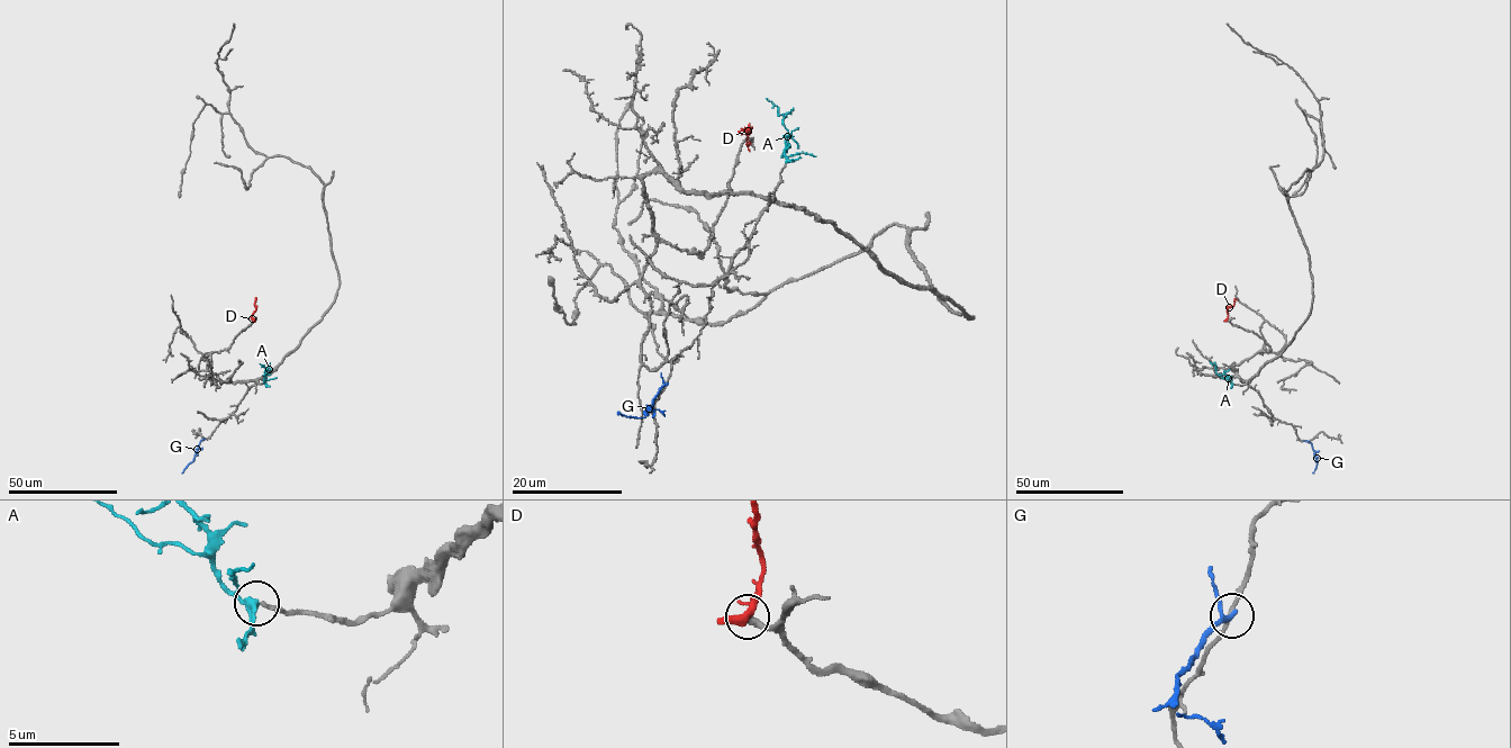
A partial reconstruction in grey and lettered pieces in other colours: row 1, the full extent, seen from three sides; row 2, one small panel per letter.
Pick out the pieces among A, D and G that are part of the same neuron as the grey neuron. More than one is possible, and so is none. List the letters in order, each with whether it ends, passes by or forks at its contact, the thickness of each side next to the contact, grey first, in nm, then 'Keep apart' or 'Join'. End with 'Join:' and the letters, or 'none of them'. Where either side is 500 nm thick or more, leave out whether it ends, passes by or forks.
A: It forks there. Thickness 190 nm (grey) against 280 nm. Join
D: It forks there. Thickness 360 nm (grey) against 320 nm. Keep apart
G: It passes by. Thickness 160 nm (grey) against 190 nm. Keep apart
Join: A

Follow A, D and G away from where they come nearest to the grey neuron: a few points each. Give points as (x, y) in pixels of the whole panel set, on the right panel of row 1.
A: (1232, 384), (1219, 375), (1215, 365), (1210, 361)
D: (1227, 321), (1227, 308), (1237, 300)
G: (1308, 441), (1318, 462), (1312, 472)

